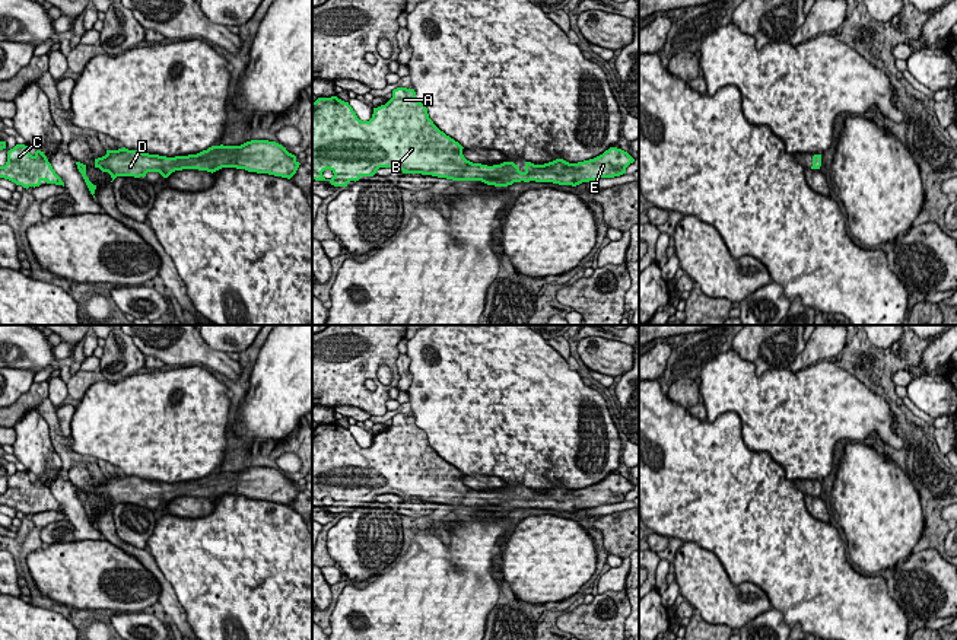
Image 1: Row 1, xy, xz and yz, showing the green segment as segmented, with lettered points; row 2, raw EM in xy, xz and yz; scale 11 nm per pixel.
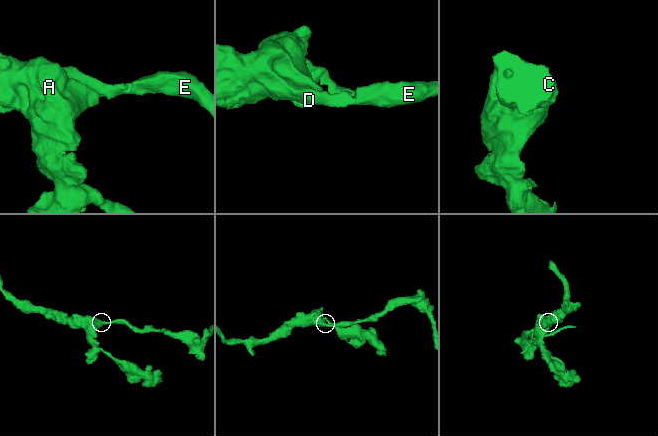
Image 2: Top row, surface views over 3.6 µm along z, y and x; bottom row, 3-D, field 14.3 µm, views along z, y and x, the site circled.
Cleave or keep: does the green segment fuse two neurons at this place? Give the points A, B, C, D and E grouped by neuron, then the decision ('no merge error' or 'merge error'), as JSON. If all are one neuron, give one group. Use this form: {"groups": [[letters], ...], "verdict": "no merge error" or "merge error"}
{"groups": [["A", "B", "C", "D", "E"]], "verdict": "no merge error"}

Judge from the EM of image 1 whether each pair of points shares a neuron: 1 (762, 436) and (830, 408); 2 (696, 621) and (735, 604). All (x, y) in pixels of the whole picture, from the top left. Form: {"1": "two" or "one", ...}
{"1": "one", "2": "two"}

